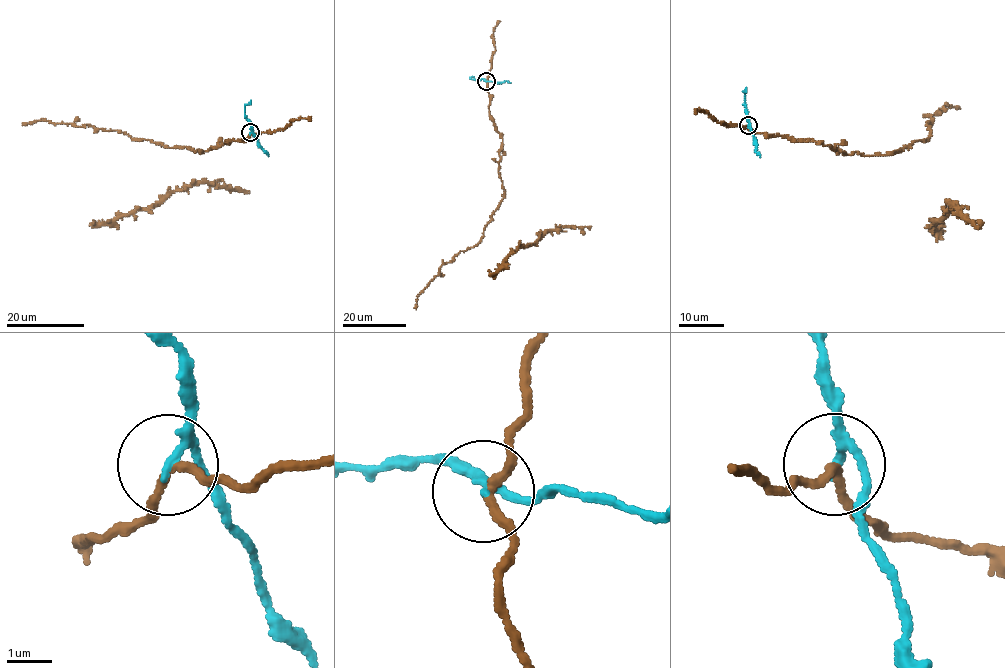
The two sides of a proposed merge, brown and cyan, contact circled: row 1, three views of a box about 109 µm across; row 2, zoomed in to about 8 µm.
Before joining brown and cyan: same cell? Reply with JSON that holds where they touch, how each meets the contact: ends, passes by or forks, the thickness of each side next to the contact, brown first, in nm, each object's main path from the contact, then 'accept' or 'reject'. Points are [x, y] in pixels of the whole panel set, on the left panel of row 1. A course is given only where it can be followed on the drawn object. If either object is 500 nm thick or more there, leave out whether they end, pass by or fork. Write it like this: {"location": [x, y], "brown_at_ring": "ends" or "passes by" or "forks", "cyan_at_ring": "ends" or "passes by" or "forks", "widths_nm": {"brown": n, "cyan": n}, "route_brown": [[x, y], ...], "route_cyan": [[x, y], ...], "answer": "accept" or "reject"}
{"location": [250, 132], "brown_at_ring": "passes by", "cyan_at_ring": "passes by", "widths_nm": {"brown": 170, "cyan": 150}, "route_brown": [[250, 132], [242, 140], [228, 140], [203, 152], [197, 149], [194, 152], [91, 126], [38, 120], [23, 124]], "route_cyan": [[250, 132], [251, 123], [245, 116], [244, 106], [251, 101]], "answer": "reject"}

